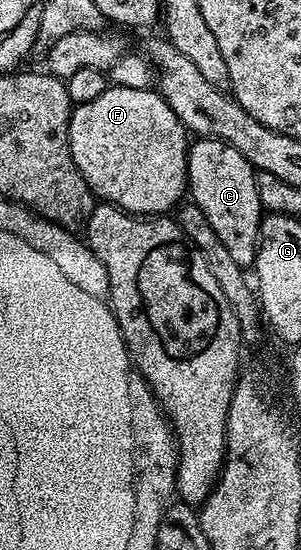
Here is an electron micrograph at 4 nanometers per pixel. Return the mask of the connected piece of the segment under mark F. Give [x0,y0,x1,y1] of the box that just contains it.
[69,85,189,215]

